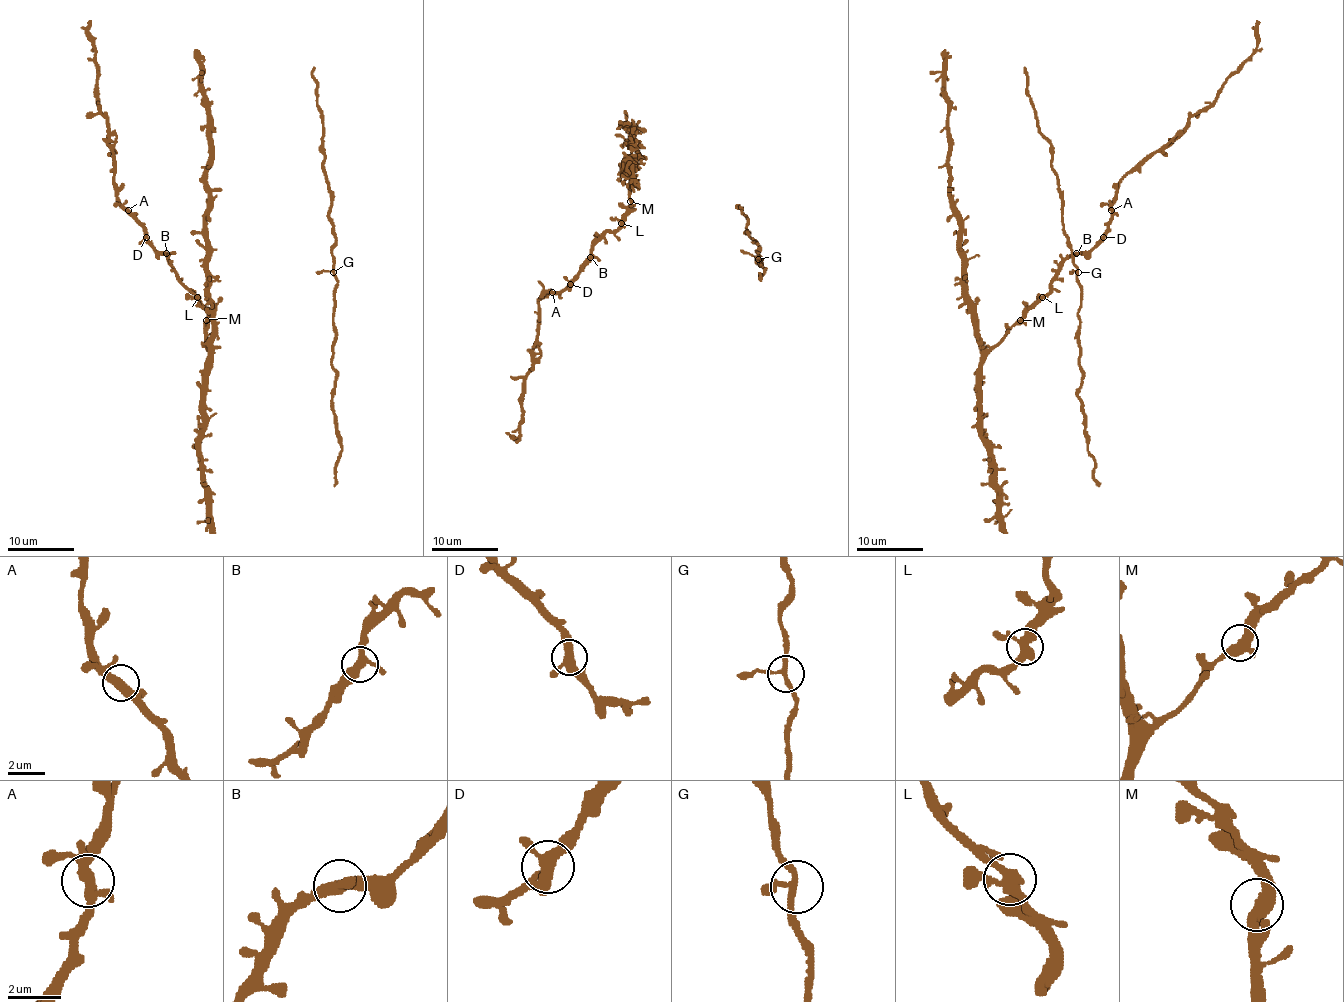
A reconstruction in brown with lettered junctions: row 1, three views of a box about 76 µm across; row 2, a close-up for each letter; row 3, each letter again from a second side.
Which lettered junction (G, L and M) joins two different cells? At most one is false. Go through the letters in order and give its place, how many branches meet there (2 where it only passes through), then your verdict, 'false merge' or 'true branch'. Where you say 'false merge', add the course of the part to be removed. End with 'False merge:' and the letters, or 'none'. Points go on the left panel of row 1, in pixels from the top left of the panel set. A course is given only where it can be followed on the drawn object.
G: (333, 272) | 3 | true branch
L: (197, 297) | 3 | true branch
M: (206, 320) | 2 | true branch
False merge: none

